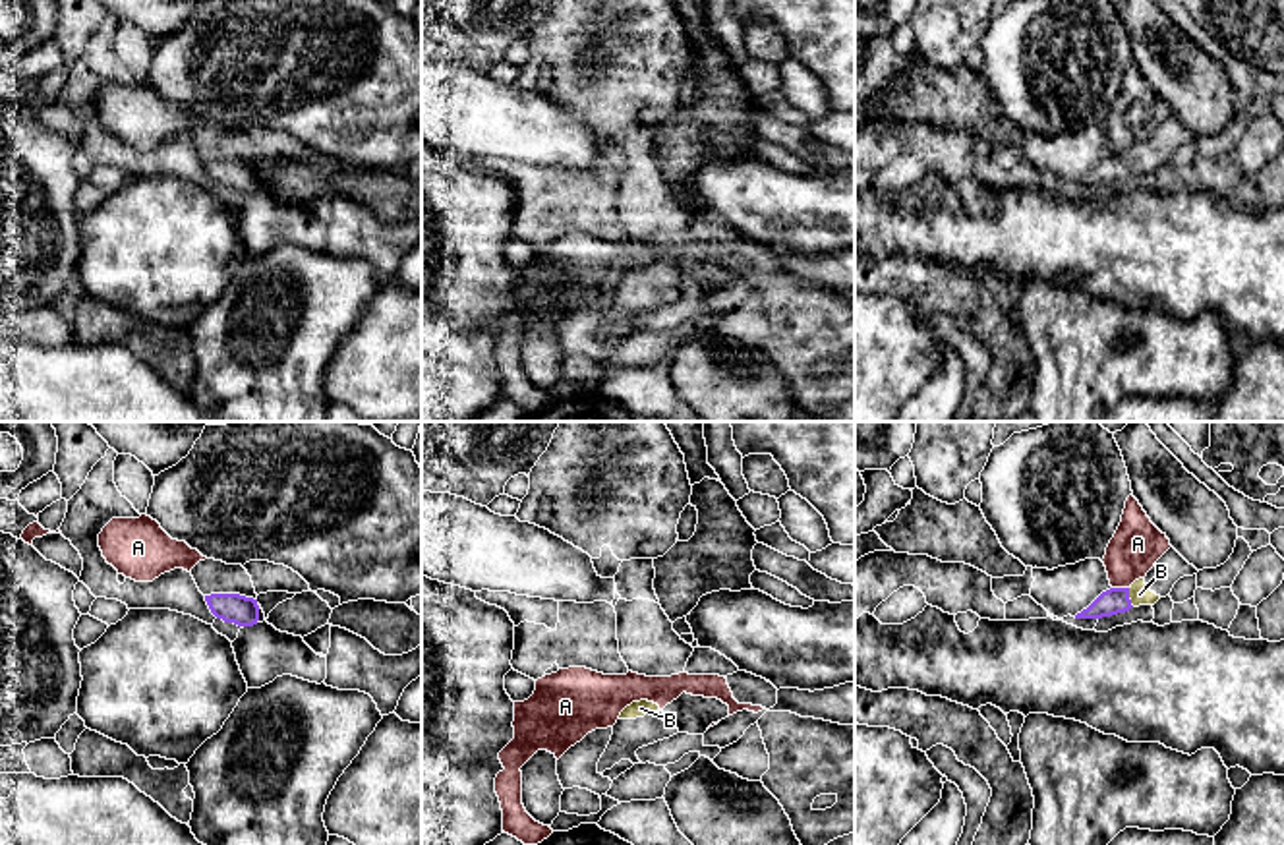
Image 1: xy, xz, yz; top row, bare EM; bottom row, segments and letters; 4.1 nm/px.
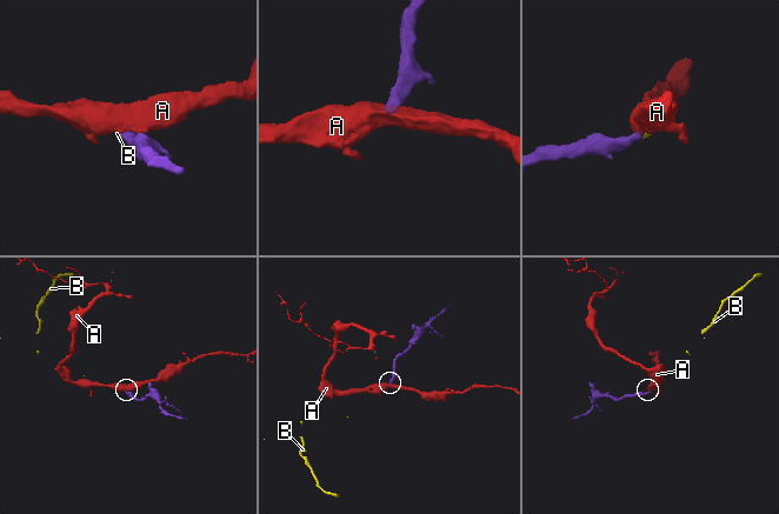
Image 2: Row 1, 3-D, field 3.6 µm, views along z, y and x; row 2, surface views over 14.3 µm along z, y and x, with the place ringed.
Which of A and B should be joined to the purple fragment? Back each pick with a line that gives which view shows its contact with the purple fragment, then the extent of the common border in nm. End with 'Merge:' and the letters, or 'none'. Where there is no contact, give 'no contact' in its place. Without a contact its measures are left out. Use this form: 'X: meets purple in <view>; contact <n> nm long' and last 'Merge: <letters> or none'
B: meets purple in yz; contact 80 nm long
Merge: B

